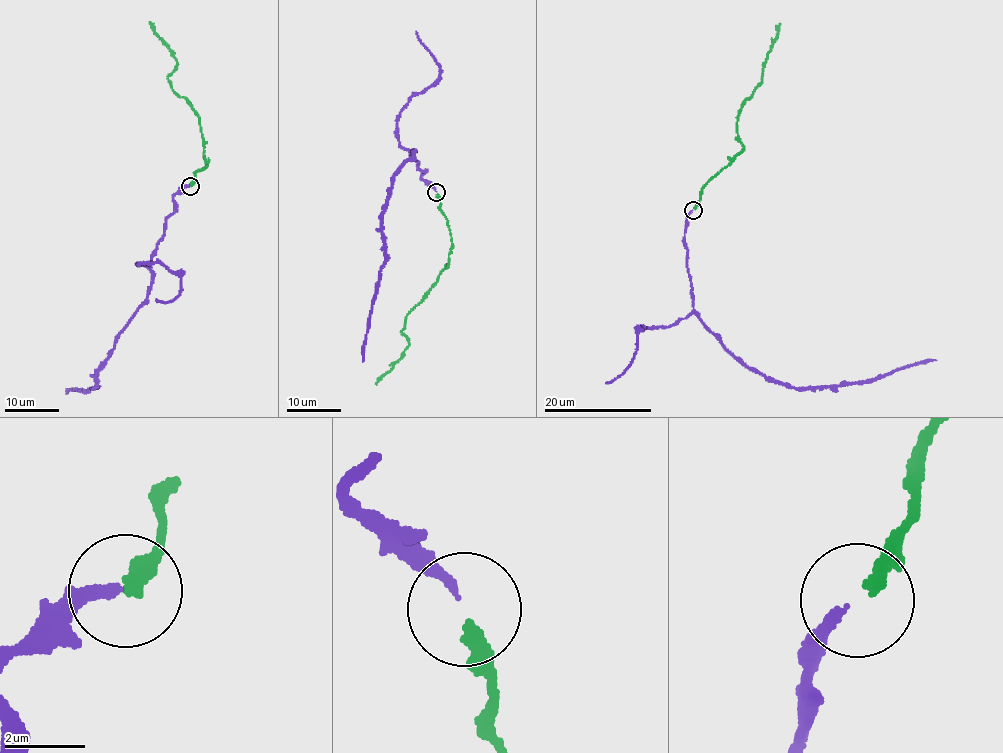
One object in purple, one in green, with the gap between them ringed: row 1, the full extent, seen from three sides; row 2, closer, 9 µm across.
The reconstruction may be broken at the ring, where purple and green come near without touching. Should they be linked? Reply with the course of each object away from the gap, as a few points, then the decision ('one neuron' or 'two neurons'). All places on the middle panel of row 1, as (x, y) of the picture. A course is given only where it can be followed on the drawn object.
purple via (436, 191), (421, 177), (412, 148), (393, 177), (383, 213), (385, 258), (362, 362) | green via (437, 193), (451, 236), (447, 266), (408, 313), (401, 332), (407, 347), (375, 384) | two neurons

